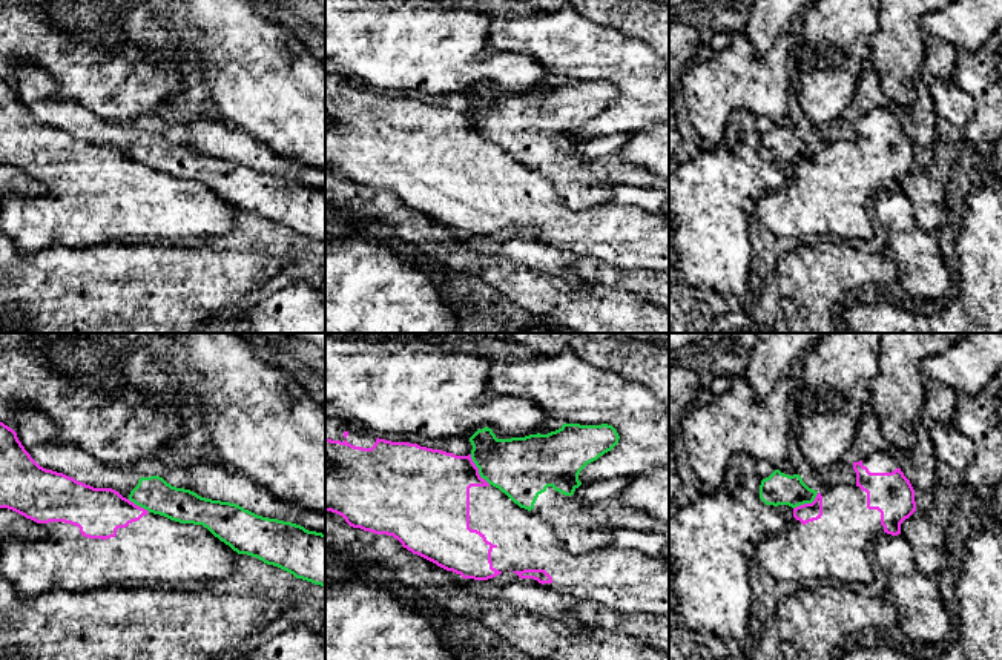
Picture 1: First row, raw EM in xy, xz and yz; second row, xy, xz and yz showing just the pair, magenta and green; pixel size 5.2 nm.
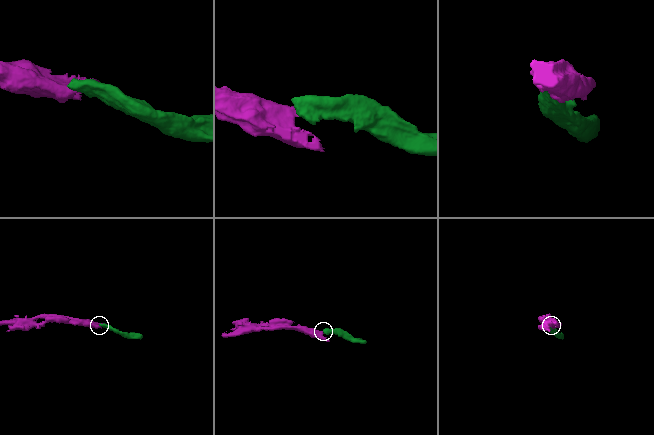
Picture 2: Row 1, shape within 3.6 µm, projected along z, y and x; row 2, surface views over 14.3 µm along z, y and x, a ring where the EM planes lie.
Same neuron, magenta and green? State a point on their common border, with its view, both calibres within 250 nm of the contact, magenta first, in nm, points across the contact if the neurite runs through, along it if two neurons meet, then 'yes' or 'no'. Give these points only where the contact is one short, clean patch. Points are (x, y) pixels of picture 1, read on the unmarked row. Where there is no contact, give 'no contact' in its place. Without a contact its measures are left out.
contact xz (477, 126); calibres 380 and 320 nm; border xz (470, 111), (477, 129), (490, 140); no

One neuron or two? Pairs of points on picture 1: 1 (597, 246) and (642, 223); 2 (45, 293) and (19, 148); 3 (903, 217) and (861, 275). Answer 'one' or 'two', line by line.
1: one
2: two
3: two

